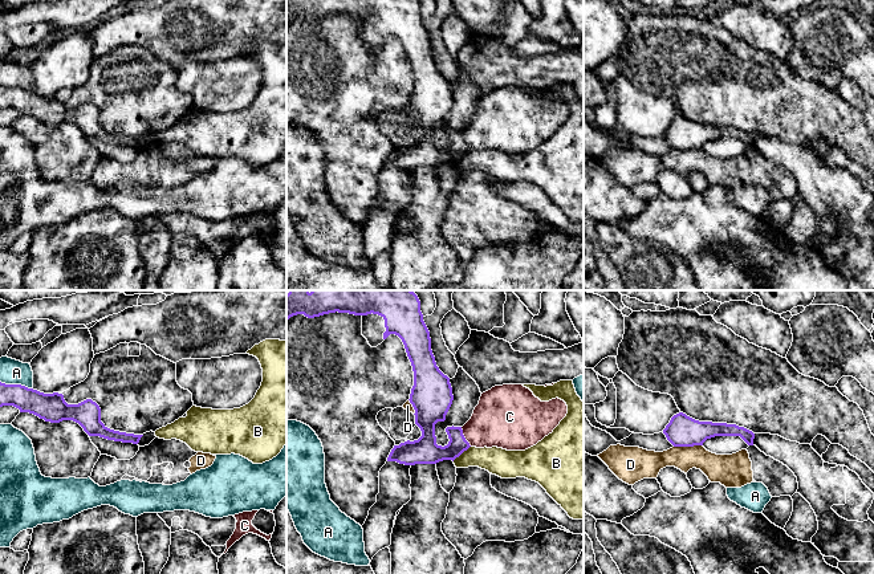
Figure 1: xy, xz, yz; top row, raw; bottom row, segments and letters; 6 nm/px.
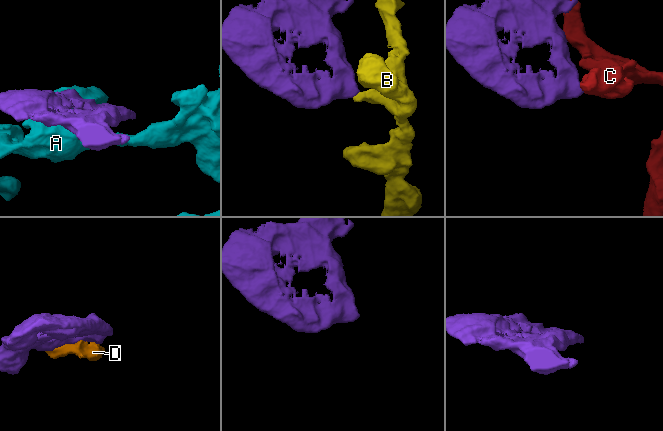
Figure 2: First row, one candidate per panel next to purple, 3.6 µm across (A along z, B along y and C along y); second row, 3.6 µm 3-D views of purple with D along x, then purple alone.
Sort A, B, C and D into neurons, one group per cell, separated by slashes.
A / B / C / D

